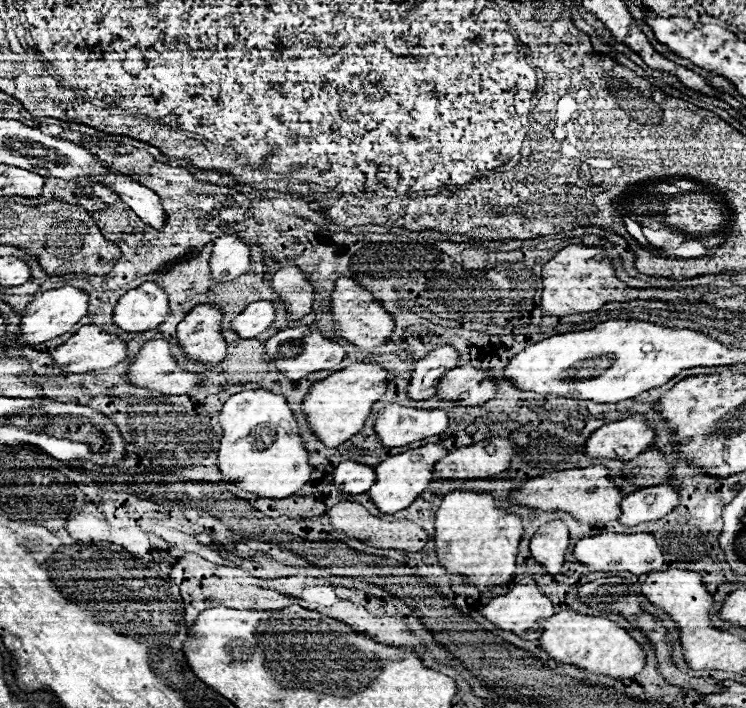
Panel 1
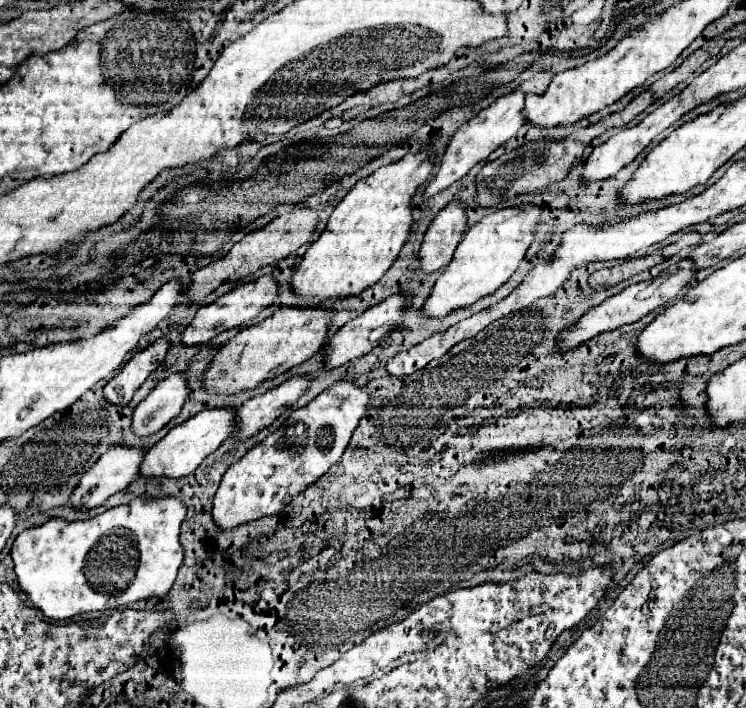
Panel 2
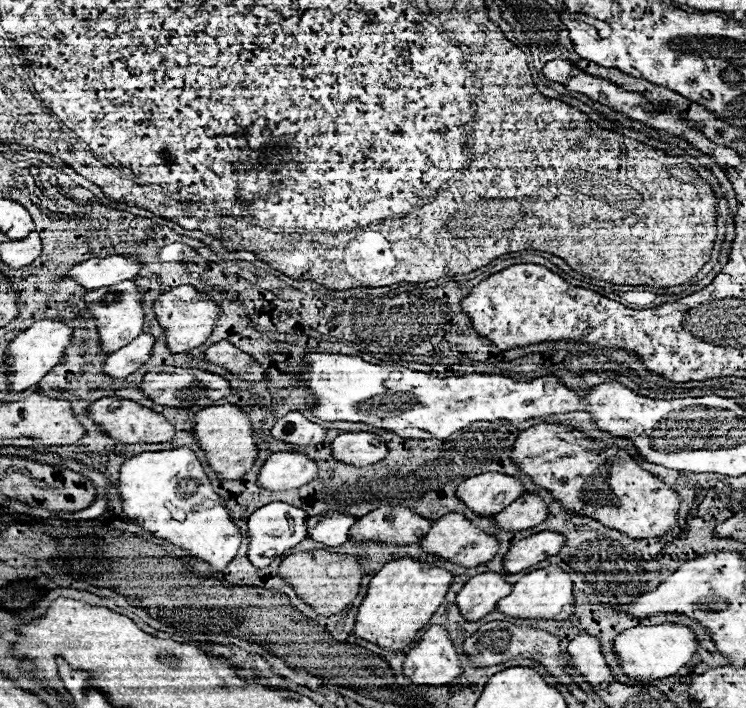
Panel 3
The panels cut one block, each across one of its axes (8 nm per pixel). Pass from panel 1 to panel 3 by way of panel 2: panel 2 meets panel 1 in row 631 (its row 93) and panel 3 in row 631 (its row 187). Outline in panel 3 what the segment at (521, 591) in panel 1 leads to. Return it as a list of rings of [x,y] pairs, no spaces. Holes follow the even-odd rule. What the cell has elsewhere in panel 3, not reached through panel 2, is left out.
[[[438,624],[430,626],[424,632],[422,640],[406,654],[402,674],[408,676],[412,684],[430,684],[430,686],[444,686],[444,684],[450,684],[454,678],[458,678],[462,674],[460,654],[456,652],[456,648],[448,636],[448,630]]]

